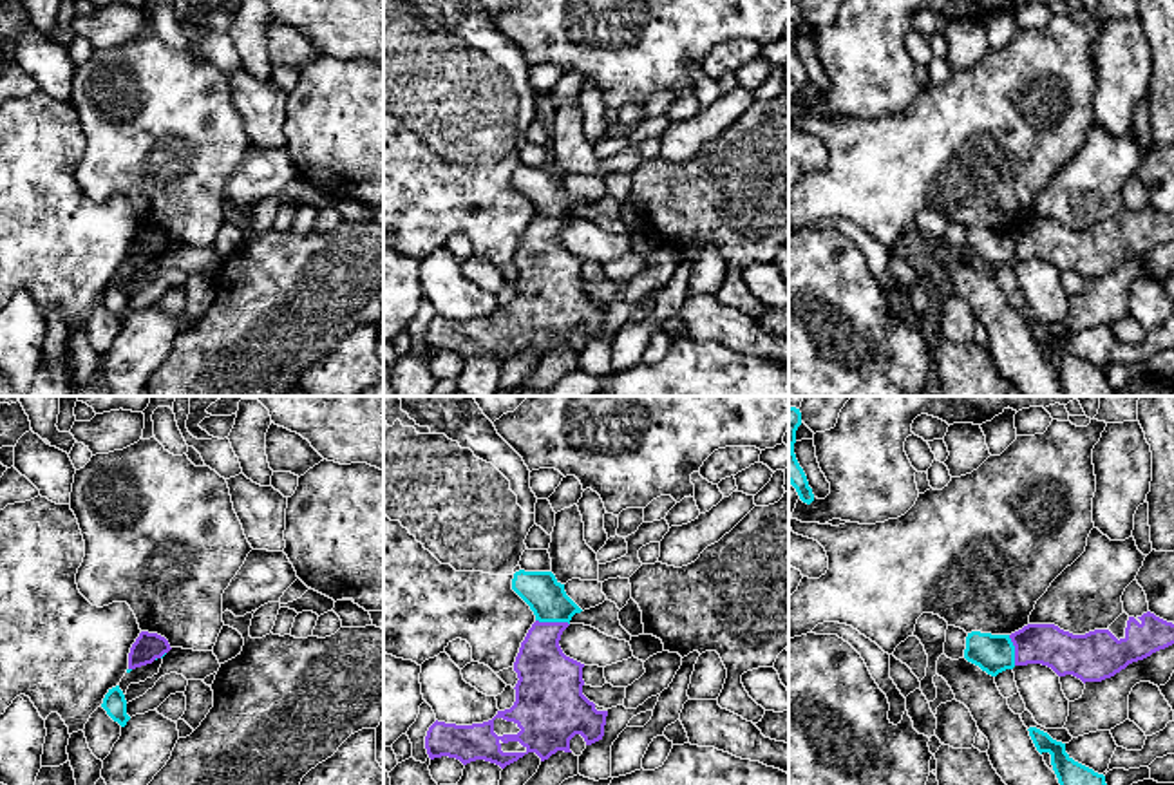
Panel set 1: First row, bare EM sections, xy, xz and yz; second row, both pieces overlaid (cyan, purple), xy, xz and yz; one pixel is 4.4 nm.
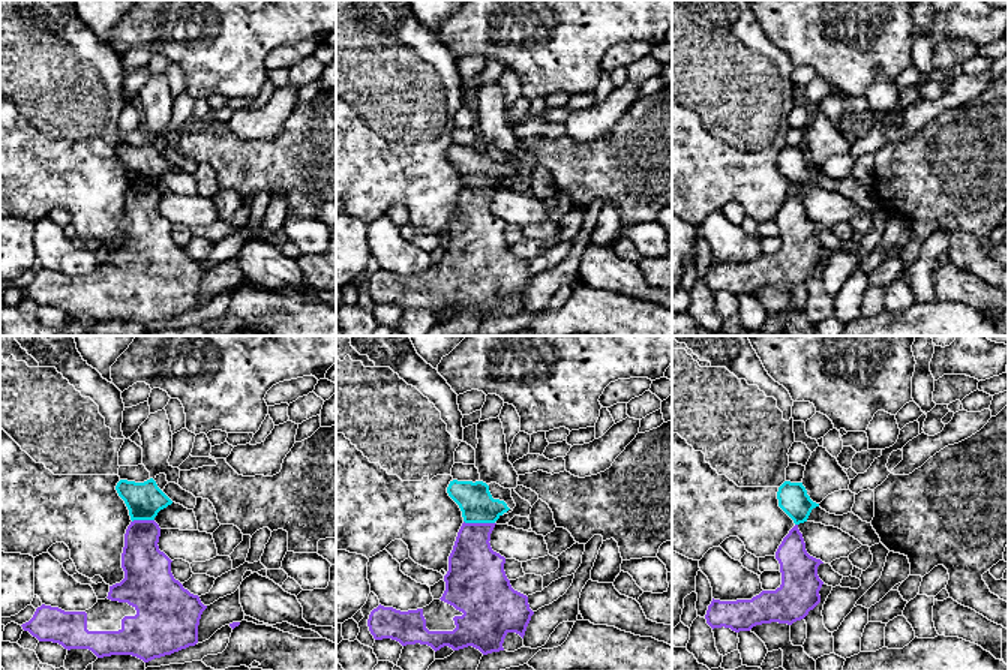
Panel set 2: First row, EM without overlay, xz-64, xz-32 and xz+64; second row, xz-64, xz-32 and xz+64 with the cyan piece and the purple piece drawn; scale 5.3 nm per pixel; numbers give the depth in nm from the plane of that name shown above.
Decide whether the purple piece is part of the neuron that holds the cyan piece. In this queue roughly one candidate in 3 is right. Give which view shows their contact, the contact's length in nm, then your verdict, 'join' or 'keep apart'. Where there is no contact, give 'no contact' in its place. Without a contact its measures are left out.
meets cyan in xz; contact 150 nm long; join

